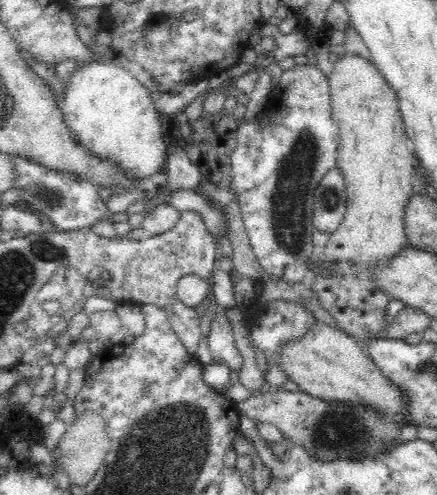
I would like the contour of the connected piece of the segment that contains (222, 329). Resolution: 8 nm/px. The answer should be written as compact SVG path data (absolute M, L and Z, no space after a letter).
M224 313L212 322L208 347L214 360L223 360L232 370L238 371L242 367L242 355L236 347L232 326Z

